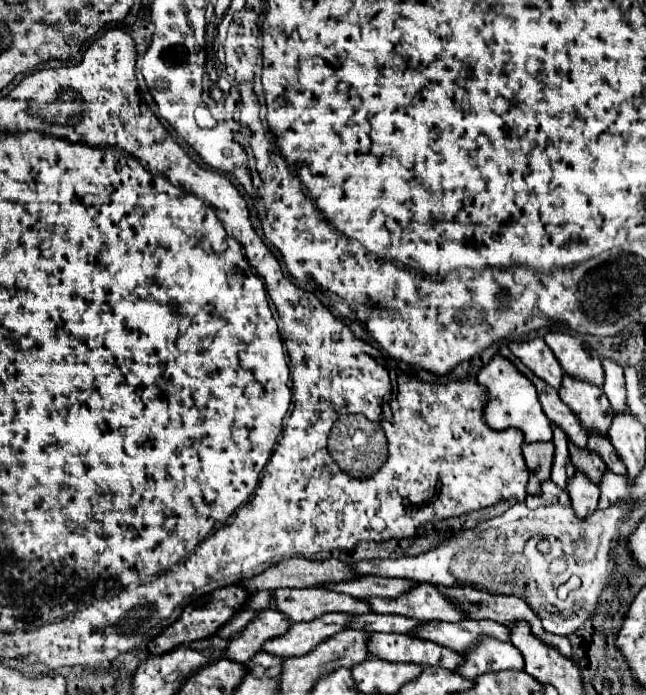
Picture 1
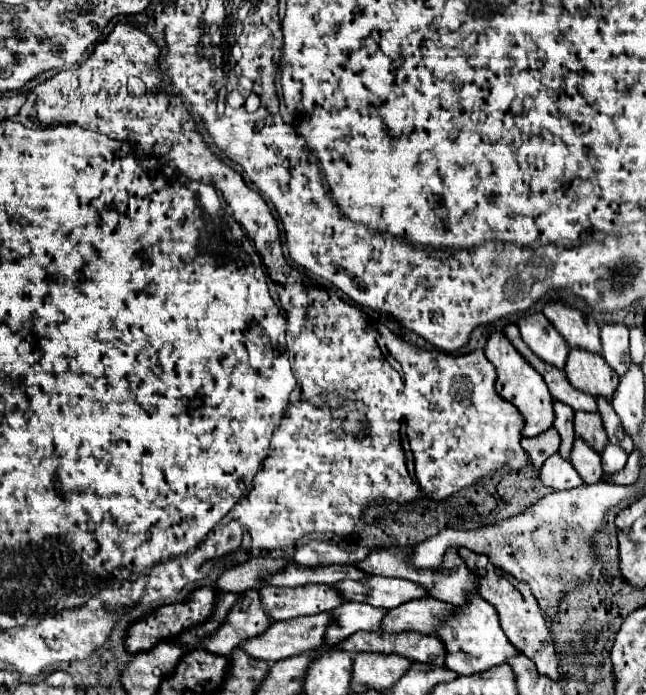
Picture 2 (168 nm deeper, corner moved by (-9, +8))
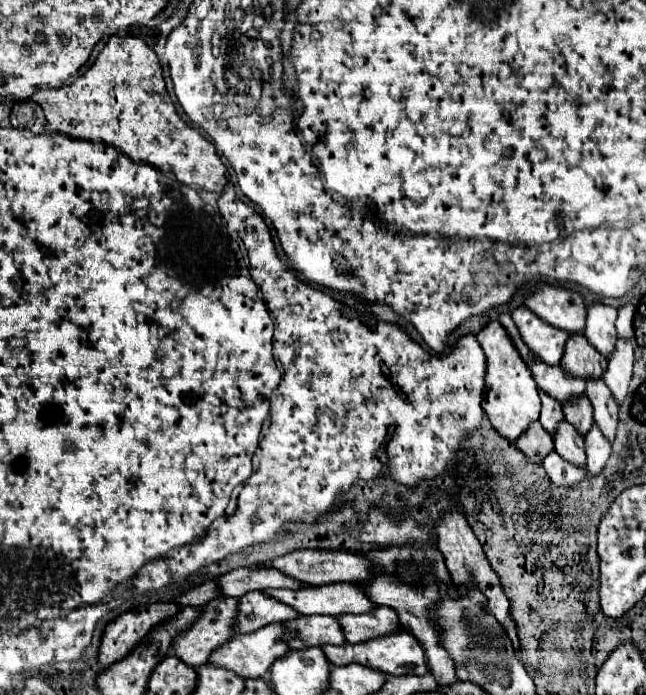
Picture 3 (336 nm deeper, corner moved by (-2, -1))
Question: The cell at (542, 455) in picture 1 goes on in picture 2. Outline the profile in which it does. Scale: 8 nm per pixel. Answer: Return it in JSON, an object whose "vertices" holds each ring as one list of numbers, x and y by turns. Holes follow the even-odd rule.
{"vertices":[[548,429,544,433,540,433,538,437,532,437,532,439,522,439,520,441,524,451,530,455,532,463,536,469,540,469,544,465,544,461,552,455,552,453,558,453,558,447,560,447,560,435,556,433,556,429]]}

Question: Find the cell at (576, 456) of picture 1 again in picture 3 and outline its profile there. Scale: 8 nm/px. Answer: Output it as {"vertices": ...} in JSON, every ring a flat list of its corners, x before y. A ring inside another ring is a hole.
{"vertices":[[581,396,581,402,573,402,573,406,563,406,563,414,565,414,565,420,575,426,575,430,585,436,591,426,595,424,593,422,593,408,589,406,589,400,585,400,585,396]]}

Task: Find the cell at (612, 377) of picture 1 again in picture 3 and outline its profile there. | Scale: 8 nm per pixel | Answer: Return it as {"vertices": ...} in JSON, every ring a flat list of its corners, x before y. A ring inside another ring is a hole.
{"vertices":[[605,304,587,306,585,338,605,358,611,358,615,352,615,342,617,342,615,318,617,318,617,310,613,306,605,306]]}

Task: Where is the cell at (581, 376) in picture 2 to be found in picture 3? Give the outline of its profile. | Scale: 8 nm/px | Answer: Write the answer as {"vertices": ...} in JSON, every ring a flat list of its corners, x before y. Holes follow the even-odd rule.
{"vertices":[[583,334,577,338,569,338,565,346,565,354,561,358,561,368,569,376,577,376,583,380,599,380,607,370,607,360,589,346]]}

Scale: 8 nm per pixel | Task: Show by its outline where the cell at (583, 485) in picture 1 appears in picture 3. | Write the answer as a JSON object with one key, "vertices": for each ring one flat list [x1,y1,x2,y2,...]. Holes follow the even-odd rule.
{"vertices":[[561,422,553,440,555,440,555,452,561,458,565,458,567,462,573,462,577,466,585,466,585,462,587,462,585,442,583,442,583,436,577,434,577,430,573,430,573,426,569,426,567,422]]}

